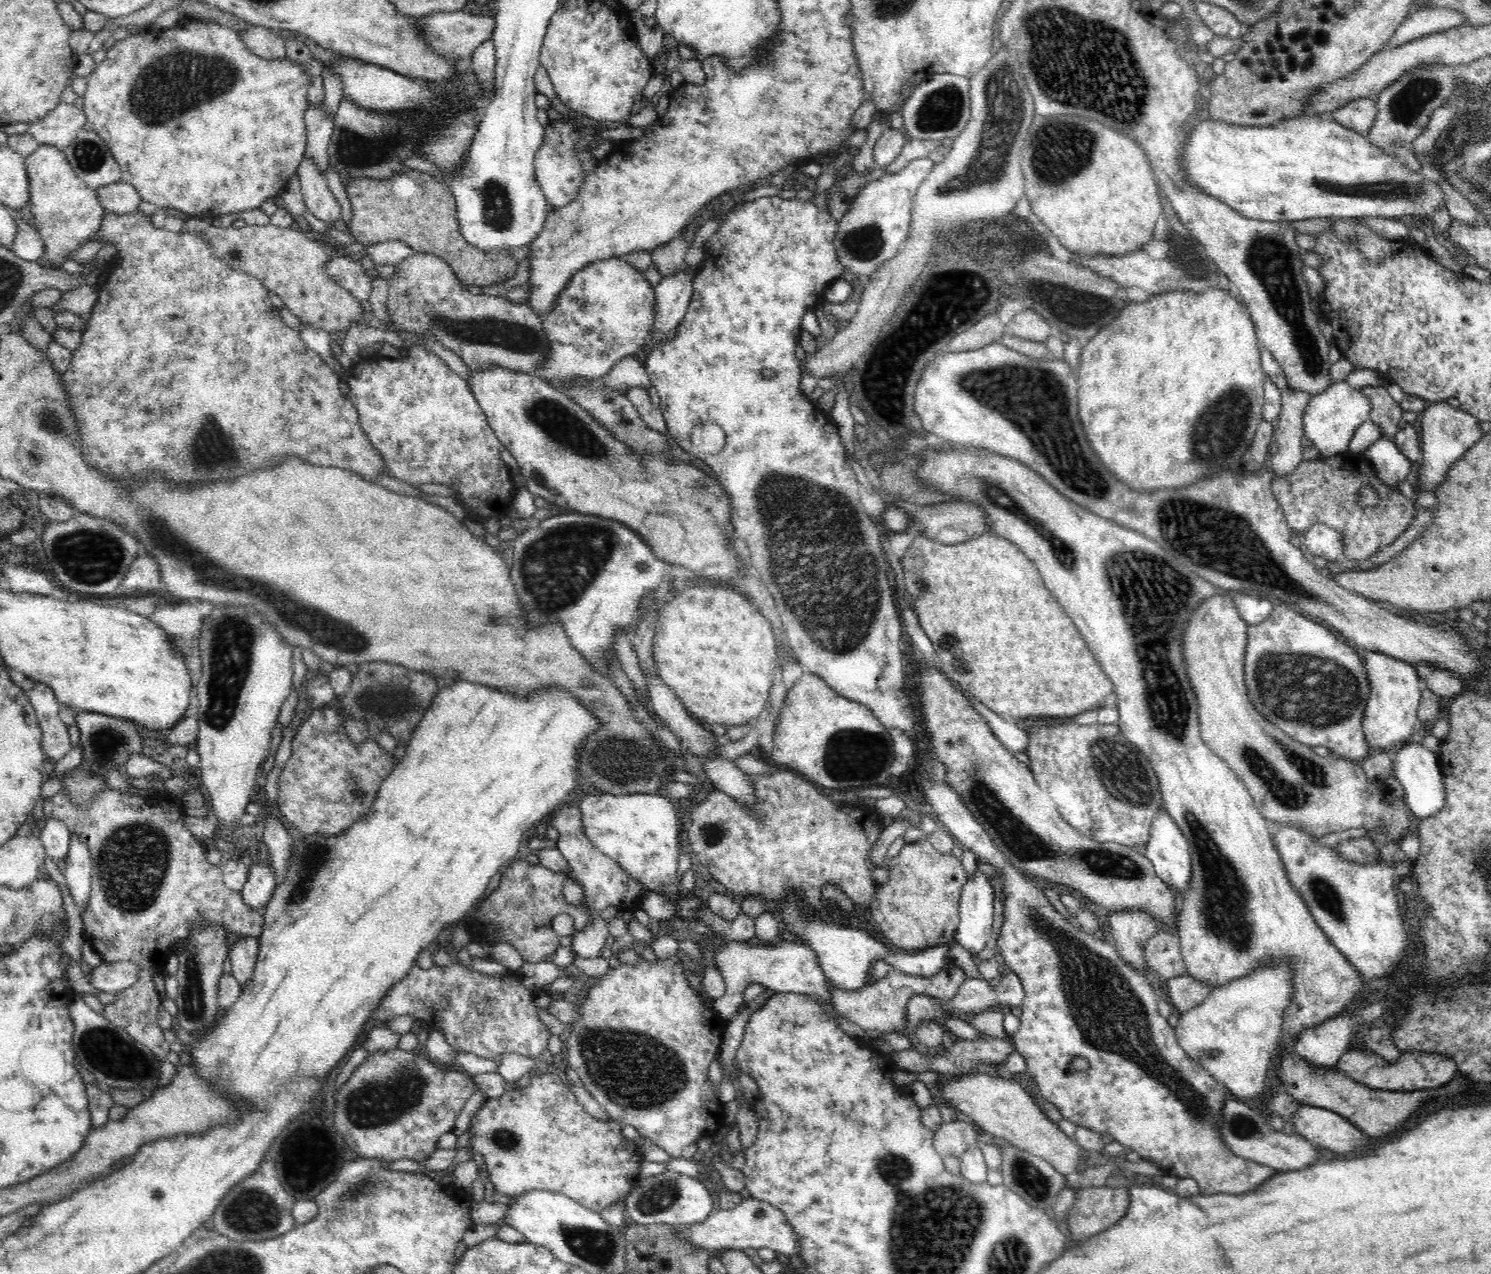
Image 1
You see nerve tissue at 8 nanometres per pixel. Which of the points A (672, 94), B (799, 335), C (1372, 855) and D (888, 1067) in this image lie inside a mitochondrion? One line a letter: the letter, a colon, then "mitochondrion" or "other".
A: other
B: other
C: other
D: other

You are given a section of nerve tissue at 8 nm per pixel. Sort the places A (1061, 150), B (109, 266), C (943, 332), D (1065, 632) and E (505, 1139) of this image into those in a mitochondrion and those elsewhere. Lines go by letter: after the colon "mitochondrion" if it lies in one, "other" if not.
A: mitochondrion
B: other
C: mitochondrion
D: other
E: mitochondrion

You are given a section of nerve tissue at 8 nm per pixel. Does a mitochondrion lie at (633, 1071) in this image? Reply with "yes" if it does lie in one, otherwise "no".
yes

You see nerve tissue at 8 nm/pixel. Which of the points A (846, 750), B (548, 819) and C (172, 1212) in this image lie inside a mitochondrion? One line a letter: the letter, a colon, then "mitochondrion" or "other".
A: mitochondrion
B: other
C: other

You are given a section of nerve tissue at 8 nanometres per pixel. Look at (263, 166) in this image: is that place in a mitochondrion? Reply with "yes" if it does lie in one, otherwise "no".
no

